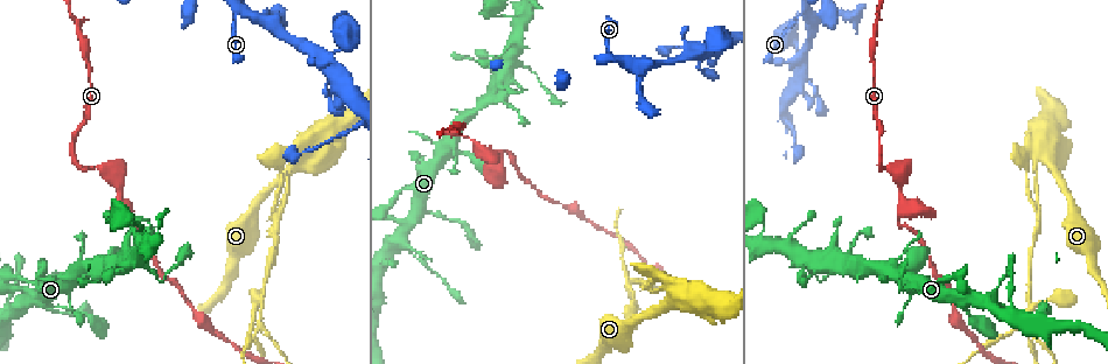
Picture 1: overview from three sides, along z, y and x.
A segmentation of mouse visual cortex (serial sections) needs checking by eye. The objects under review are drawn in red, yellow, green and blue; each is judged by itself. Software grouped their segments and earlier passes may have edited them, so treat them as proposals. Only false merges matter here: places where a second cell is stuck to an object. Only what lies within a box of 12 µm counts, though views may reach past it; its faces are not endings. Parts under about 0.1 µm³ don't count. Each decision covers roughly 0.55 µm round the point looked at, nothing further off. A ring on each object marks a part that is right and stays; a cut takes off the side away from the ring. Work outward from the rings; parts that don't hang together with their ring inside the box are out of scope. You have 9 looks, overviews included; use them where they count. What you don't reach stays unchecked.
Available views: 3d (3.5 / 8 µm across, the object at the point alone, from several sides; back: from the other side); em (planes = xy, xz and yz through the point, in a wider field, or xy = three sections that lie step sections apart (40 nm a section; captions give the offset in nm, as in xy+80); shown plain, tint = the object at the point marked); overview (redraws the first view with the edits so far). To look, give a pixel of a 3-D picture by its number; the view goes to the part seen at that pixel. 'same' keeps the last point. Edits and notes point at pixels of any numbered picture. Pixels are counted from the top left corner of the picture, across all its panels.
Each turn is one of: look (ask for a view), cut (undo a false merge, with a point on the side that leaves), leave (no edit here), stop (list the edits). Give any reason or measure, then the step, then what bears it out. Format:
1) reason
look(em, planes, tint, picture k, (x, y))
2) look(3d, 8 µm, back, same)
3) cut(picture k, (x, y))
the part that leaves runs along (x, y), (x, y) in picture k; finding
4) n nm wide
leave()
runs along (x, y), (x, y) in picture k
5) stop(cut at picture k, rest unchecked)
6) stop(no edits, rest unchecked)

narrows sharply
look(3d, 8 µm, picture 1, (74, 140))

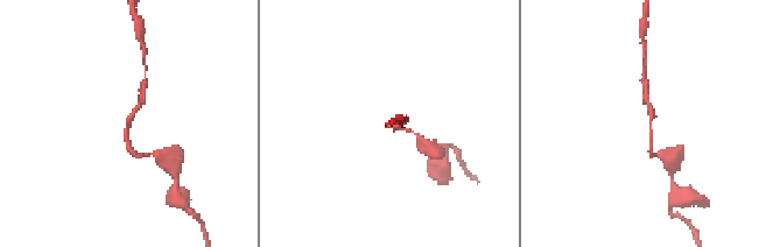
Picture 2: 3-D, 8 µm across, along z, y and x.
zoom in
look(3d, 3.5 µm, back, picture 2, (128, 127))

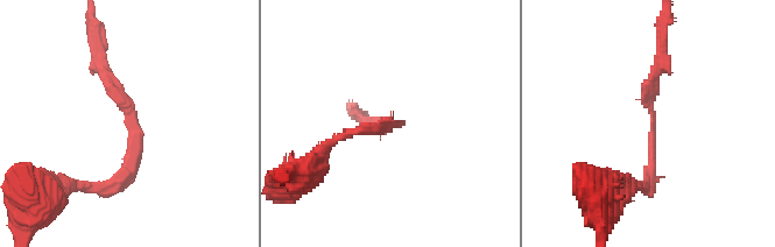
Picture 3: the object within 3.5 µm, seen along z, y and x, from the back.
arms of 150, 150 nm
look(em, xy, step 2, tint, picture 3, (133, 120))

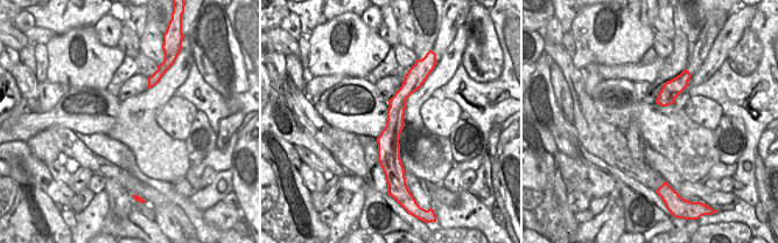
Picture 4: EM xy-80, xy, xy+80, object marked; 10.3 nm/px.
leave()
runs along (93, 60), (133, 110), (133, 167), (107, 192) in picture 3; continuous, no second cell

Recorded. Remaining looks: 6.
sudden change in width
look(3d, 3.5 µm, picture 1, (903, 209))

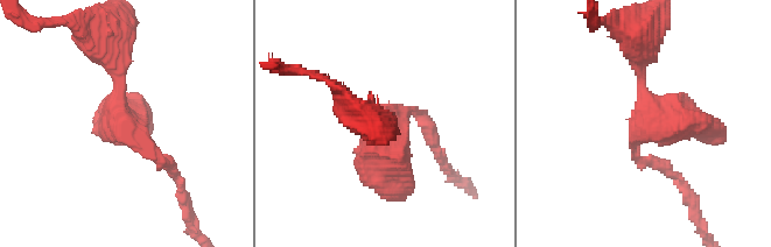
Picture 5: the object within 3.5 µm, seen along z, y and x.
shape alone is not enough
look(em, planes, tint, picture 5, (119, 119))

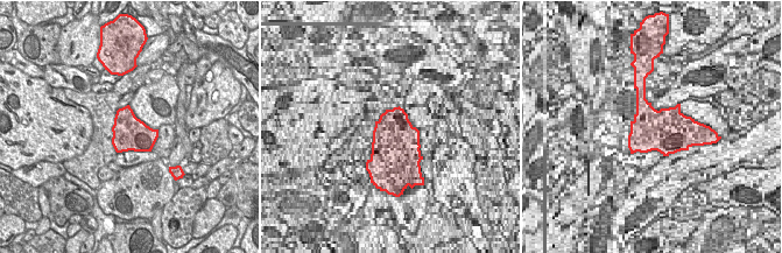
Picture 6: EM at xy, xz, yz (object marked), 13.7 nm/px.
leave()
runs along (99, 46), (118, 73), (118, 120), (168, 163) in picture 5; one cell here

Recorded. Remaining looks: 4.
calibre changes
look(3d, 3.5 µm, picture 1, (465, 125))

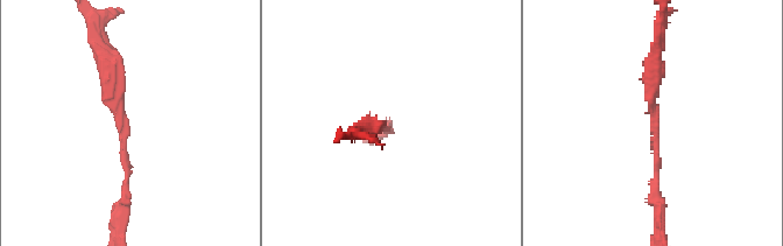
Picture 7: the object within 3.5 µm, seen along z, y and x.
look(em, xy, step 5, tint, picture 7, (381, 129))

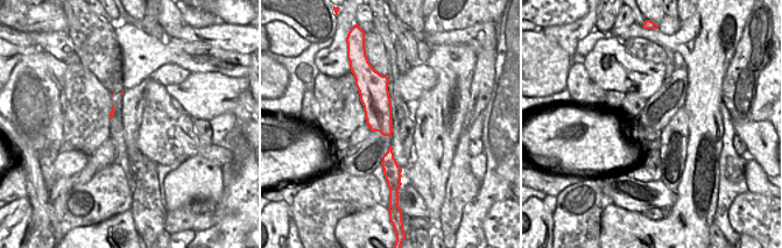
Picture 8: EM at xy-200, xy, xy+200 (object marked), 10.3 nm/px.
look(em, planes, tint, same)

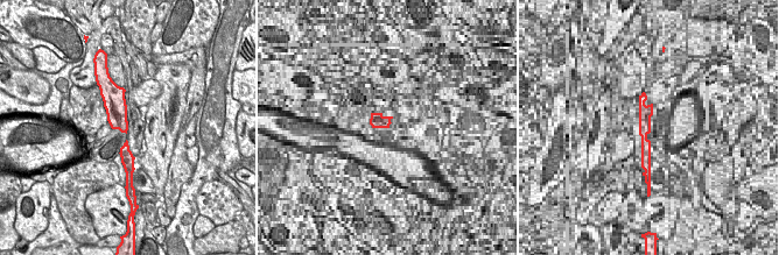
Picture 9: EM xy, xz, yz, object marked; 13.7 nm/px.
leave()
one cell here

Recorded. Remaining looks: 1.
stop(no edits, rest unchecked)

